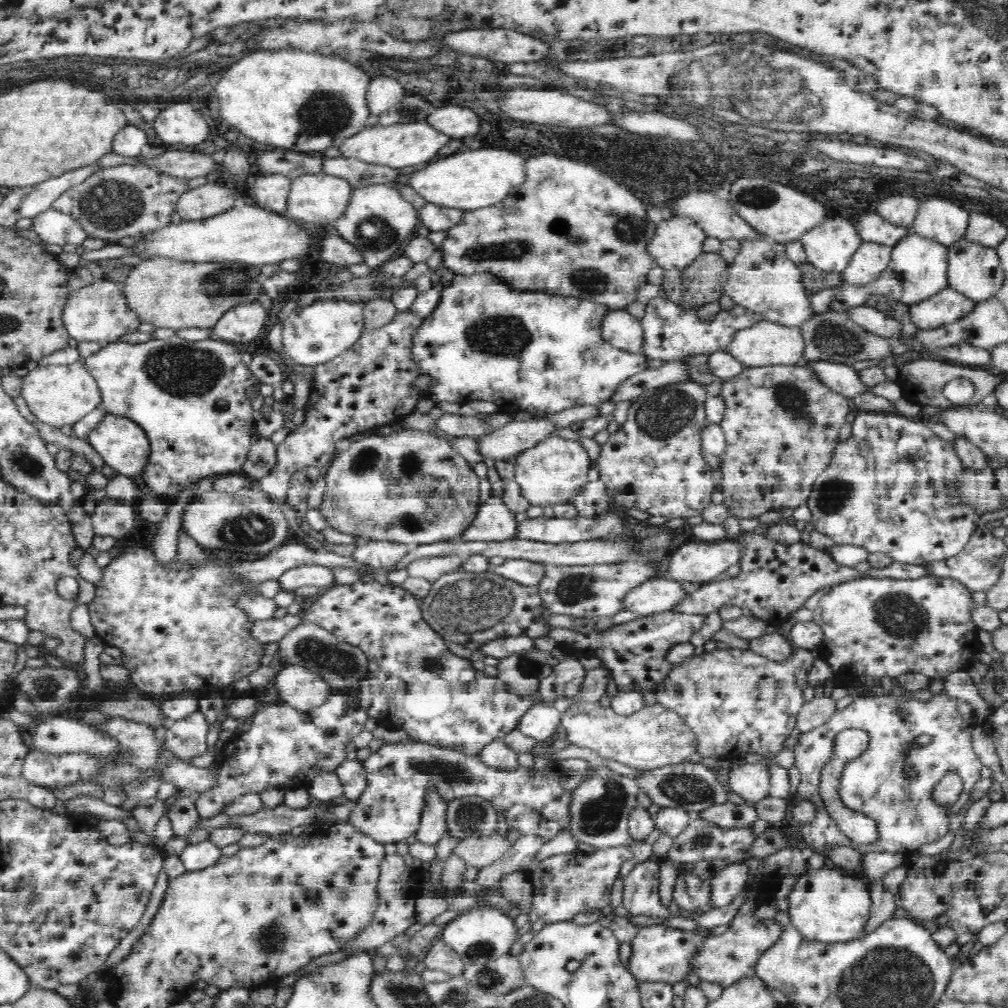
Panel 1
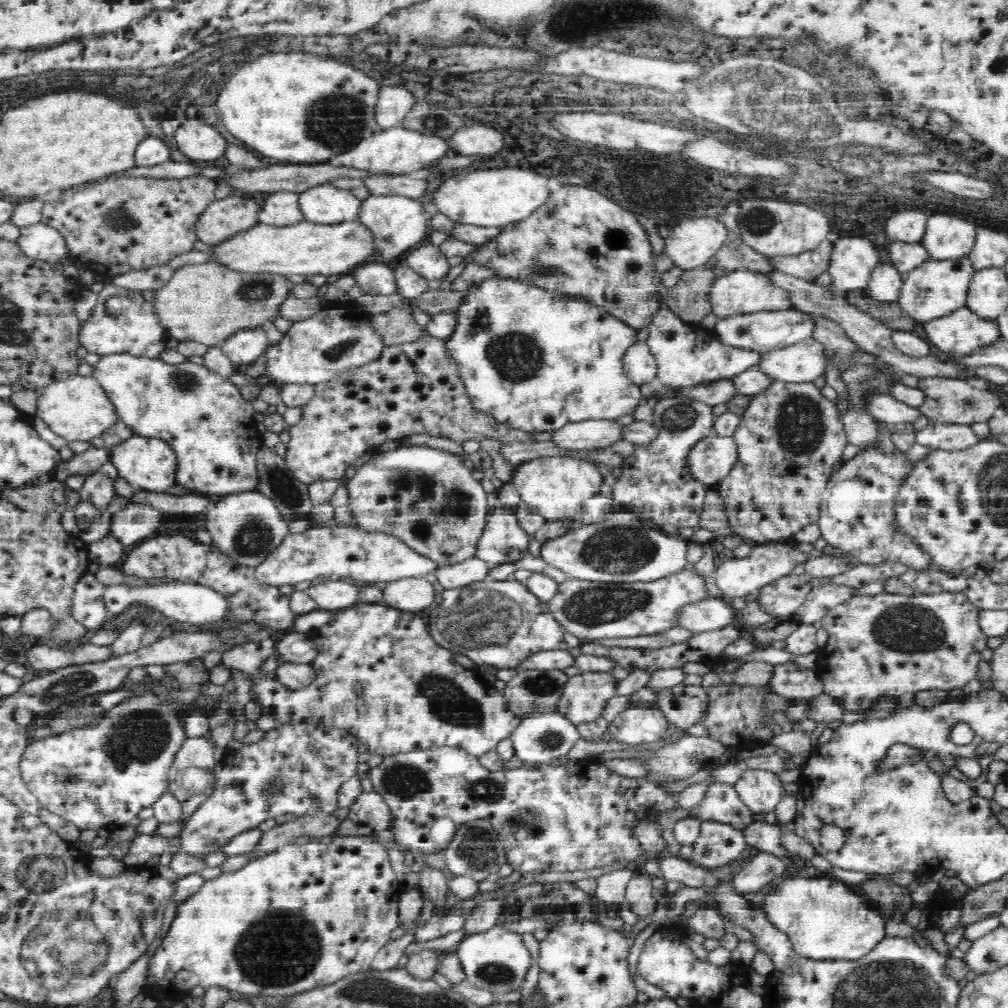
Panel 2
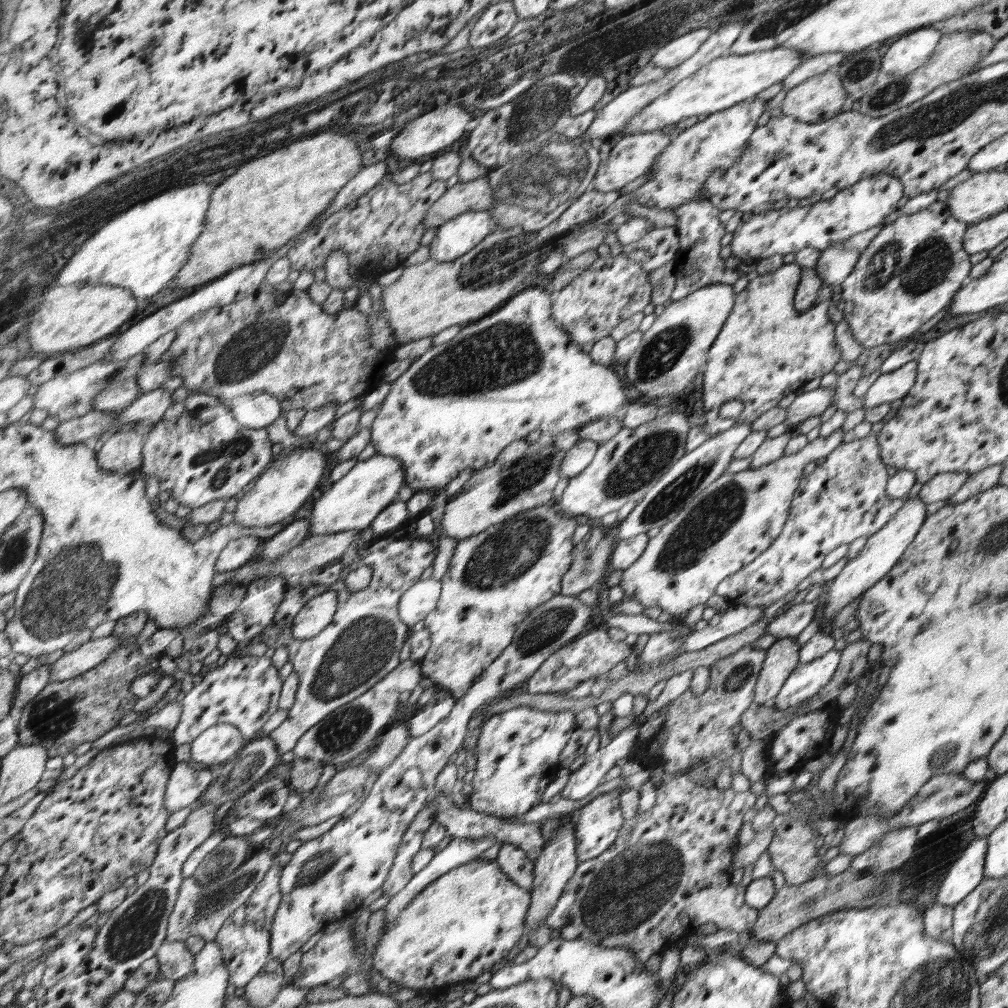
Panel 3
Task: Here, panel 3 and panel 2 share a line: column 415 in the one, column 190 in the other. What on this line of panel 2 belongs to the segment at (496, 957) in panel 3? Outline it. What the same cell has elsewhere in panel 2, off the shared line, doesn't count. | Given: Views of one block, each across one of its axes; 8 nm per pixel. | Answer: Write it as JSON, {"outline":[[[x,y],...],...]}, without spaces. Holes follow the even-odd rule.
{"outline":[[[324,836],[319,839],[311,839],[303,845],[286,844],[278,848],[276,853],[262,856],[262,859],[250,859],[248,864],[237,872],[222,874],[218,878],[206,880],[200,890],[192,896],[188,896],[180,906],[177,907],[175,918],[162,941],[161,947],[156,949],[156,954],[149,960],[147,979],[153,980],[155,990],[160,992],[189,991],[195,986],[202,986],[205,989],[210,987],[222,987],[228,991],[234,990],[240,994],[252,996],[274,996],[293,997],[294,994],[301,994],[314,991],[316,988],[338,983],[338,980],[358,972],[372,969],[372,960],[376,953],[390,938],[392,930],[399,926],[398,922],[398,896],[404,889],[402,880],[392,870],[388,850],[381,841],[374,841],[369,836]]]}

